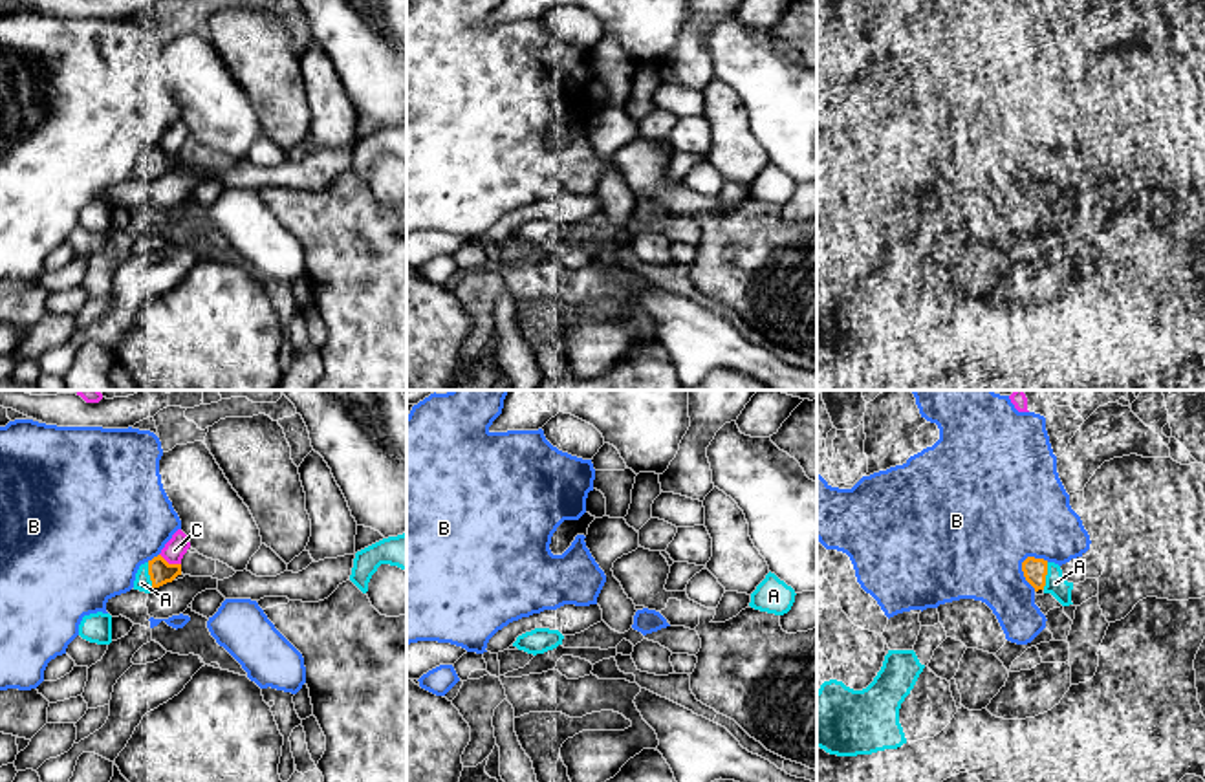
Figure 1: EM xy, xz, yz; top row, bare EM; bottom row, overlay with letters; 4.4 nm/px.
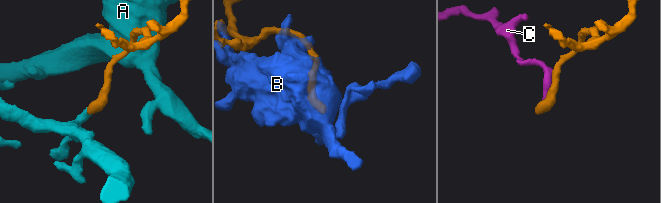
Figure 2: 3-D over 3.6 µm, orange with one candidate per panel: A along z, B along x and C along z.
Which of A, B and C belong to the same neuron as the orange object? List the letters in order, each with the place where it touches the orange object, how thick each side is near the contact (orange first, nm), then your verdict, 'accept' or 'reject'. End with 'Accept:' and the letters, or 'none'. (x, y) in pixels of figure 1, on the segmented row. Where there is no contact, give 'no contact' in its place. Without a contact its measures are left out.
A: yz (1046, 574) | 110/90 nm | accept
B: yz (1024, 574) | 110/440 nm | reject
C: xy (171, 564) | 100/90 nm | reject
Accept: A

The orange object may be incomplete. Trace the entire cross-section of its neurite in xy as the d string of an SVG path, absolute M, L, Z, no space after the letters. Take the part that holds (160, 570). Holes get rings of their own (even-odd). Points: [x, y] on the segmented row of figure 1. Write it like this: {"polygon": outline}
{"polygon": "M161 555L139 566L134 581L134 590L150 593L181 575L181 564L168 564Z"}

